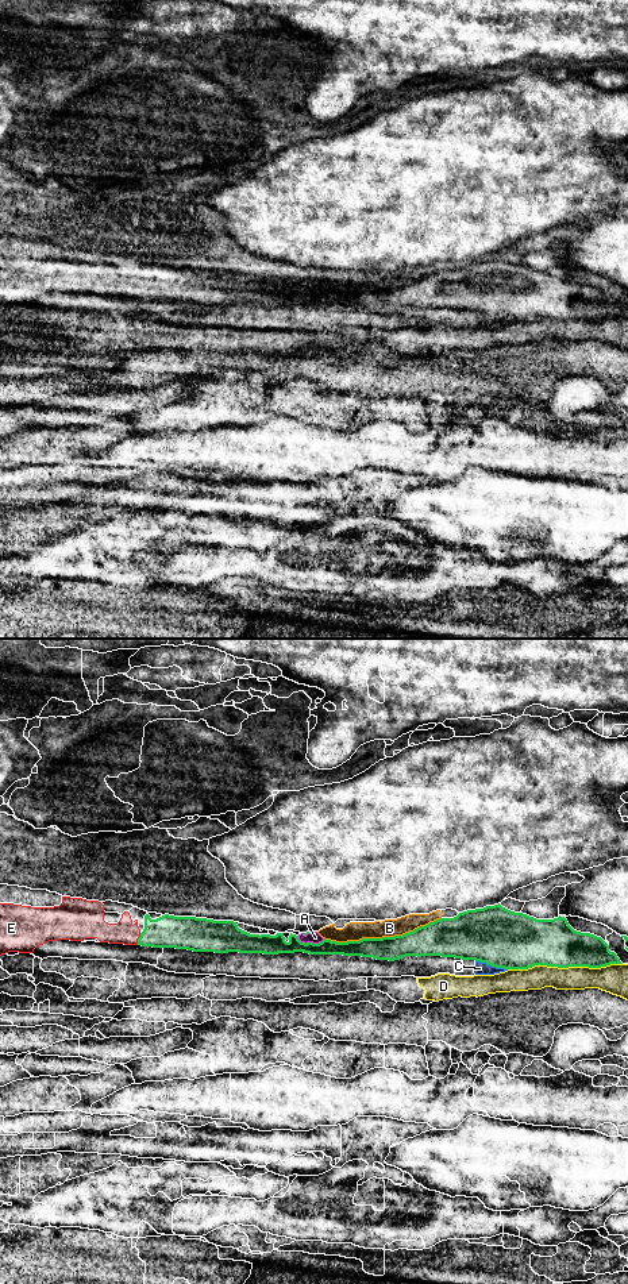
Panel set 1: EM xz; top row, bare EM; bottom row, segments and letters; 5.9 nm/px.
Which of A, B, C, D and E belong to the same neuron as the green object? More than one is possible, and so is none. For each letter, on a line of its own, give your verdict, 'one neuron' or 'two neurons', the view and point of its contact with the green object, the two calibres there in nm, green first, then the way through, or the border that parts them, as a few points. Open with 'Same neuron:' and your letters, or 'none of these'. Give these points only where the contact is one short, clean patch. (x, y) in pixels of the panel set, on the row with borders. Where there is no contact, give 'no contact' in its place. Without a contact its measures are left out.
Same neuron: E
A: two neurons; meets green in xz at (311, 943); 110 nm thick on the green side, 70 nm on the other; border along xz (297, 936), (305, 943), (320, 943), (324, 939)
B: two neurons; meets green in xz at (382, 937); 180 nm thick on the green side, 110 nm on the other
C: two neurons; meets green in xz at (492, 966); 340 nm thick on the green side, 80 nm on the other
D: two neurons; meets green in xz at (565, 967); 280 nm thick on the green side, 140 nm on the other
E: one neuron; meets green in xz at (138, 939); 190 nm thick on the green side, 140 nm on the other; runs through xz (168, 930), (146, 939), (138, 939), (123, 932)

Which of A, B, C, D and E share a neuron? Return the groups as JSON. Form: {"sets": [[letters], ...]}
{"sets": [["A", "B"], ["C"], ["D"], ["E"]]}

